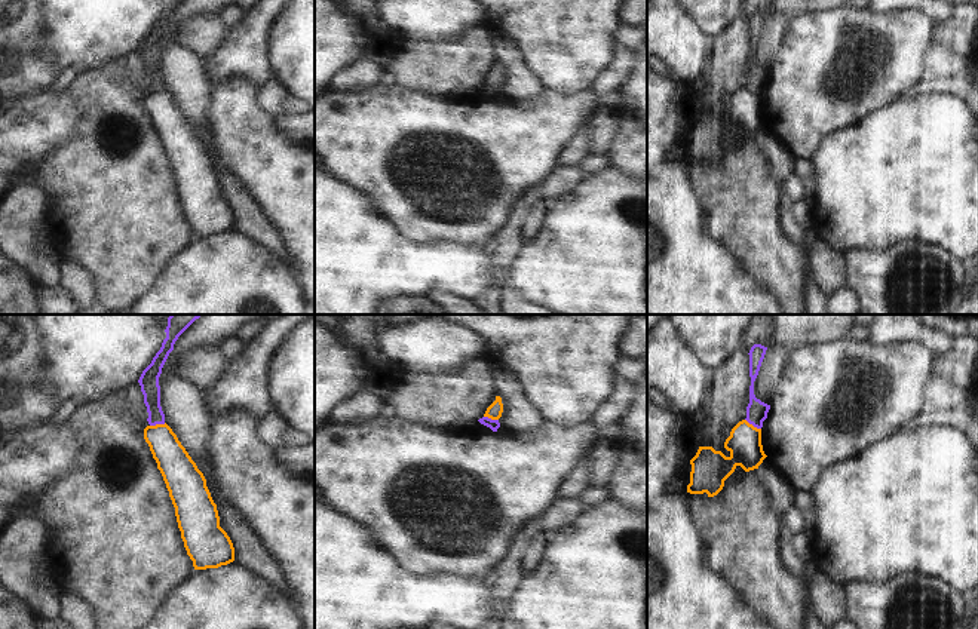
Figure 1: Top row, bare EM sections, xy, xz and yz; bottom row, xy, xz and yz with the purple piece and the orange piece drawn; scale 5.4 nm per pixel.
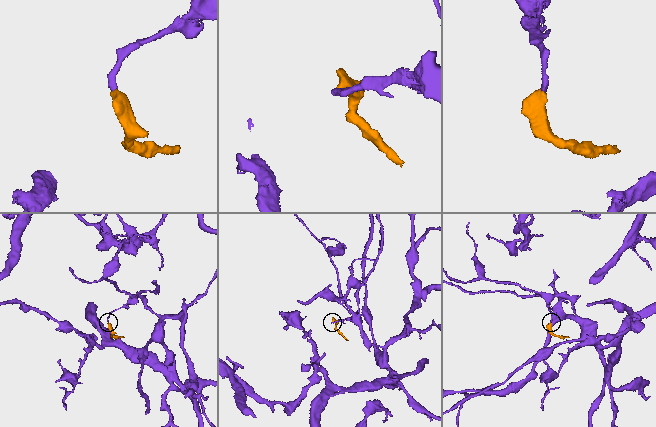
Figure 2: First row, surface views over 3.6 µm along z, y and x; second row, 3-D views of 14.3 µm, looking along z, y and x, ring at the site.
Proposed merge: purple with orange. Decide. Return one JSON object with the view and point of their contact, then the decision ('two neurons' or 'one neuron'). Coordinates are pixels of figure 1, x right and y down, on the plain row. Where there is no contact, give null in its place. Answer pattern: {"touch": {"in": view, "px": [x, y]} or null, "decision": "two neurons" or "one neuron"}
{"touch": {"in": "yz", "px": [753, 92]}, "decision": "two neurons"}

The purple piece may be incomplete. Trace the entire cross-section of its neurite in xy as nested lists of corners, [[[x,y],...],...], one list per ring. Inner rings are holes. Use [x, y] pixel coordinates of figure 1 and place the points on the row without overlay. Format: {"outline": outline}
{"outline": [[[166,0],[166,6],[163,7],[160,18],[138,47],[144,62],[144,71],[148,80],[147,89],[150,93],[165,92],[165,82],[160,74],[159,45],[169,21],[174,18],[175,9],[181,1],[183,0]]]}

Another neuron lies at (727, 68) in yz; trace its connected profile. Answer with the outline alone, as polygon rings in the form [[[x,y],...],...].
[[[741,15],[714,37],[714,53],[702,76],[706,89],[700,93],[700,114],[712,114],[730,125],[724,110],[732,96],[746,86],[749,53],[749,22]]]

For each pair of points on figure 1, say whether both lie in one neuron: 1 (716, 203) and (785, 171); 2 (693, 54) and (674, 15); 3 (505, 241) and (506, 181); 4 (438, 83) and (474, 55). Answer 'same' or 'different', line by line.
1: different
2: same
3: different
4: same

